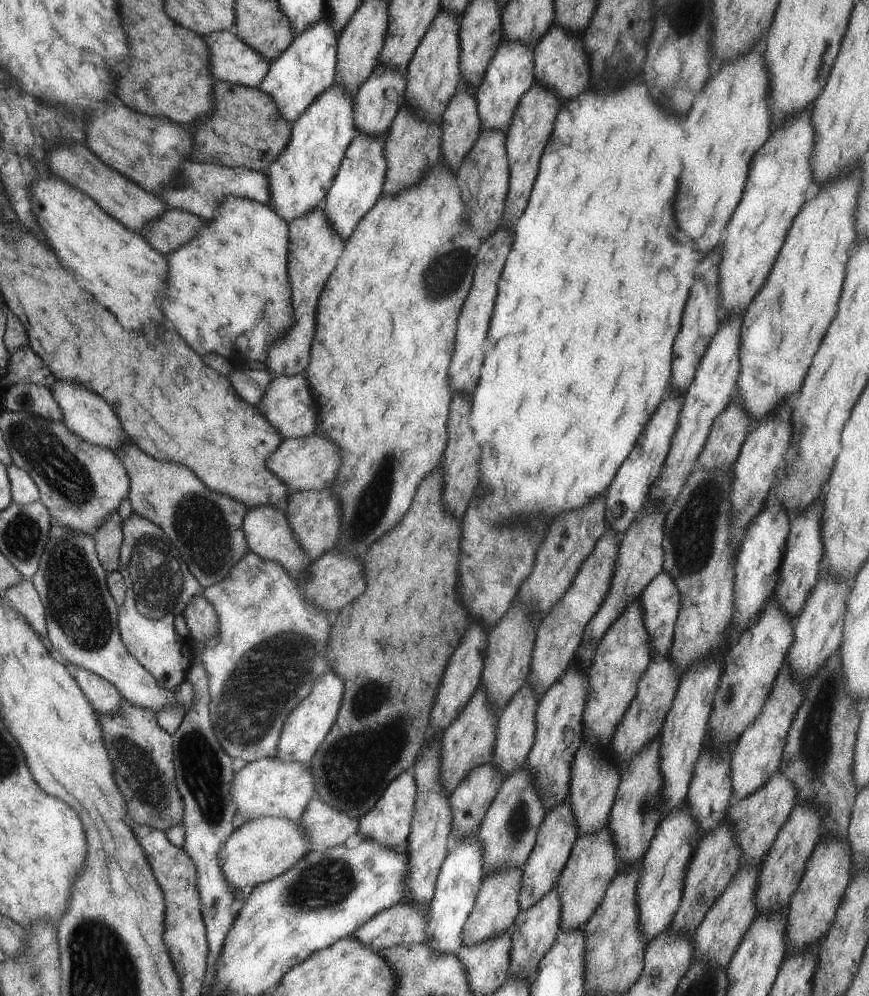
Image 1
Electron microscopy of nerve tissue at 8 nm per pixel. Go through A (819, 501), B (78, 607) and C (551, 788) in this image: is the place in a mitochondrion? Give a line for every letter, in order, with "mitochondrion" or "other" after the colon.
A: other
B: mitochondrion
C: mitochondrion

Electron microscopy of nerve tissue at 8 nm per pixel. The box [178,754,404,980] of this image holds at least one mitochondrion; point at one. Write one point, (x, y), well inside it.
(327, 883)

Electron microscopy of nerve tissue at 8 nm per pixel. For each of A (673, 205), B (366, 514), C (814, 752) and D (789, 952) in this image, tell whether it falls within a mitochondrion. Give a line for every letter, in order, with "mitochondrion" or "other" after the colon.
A: other
B: mitochondrion
C: mitochondrion
D: other

